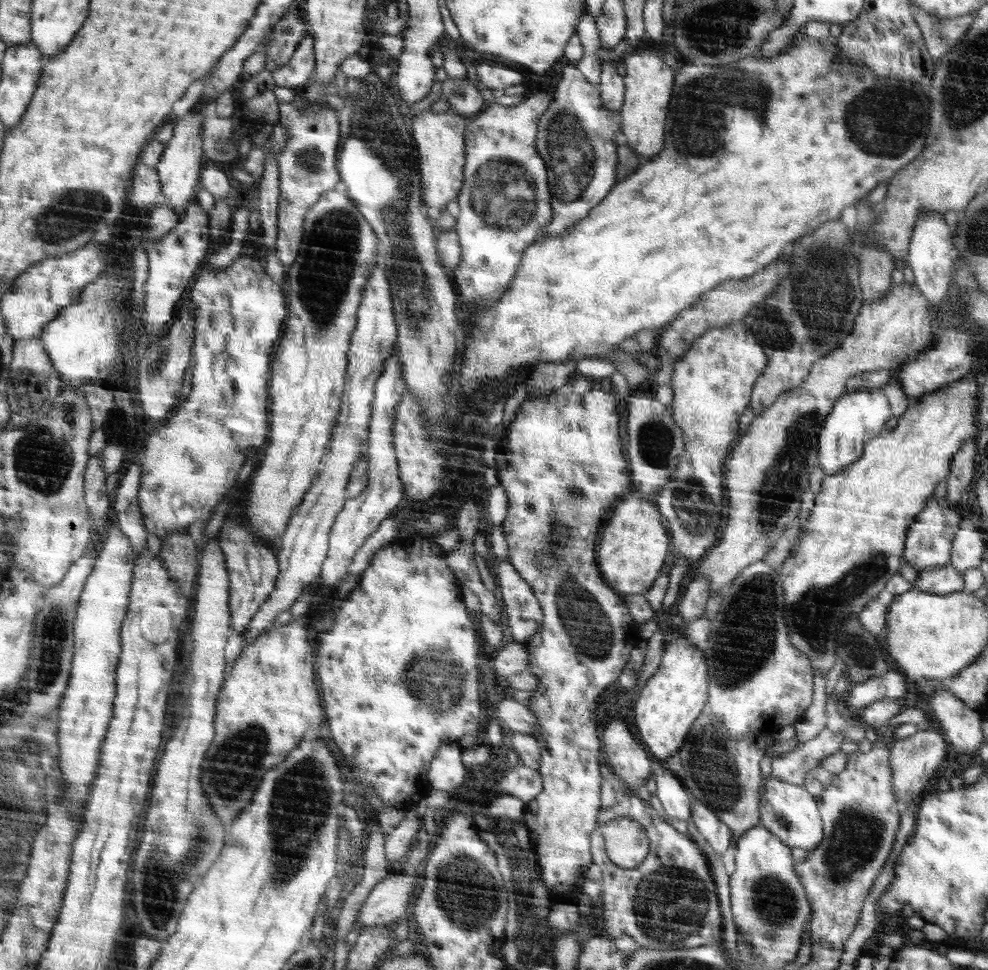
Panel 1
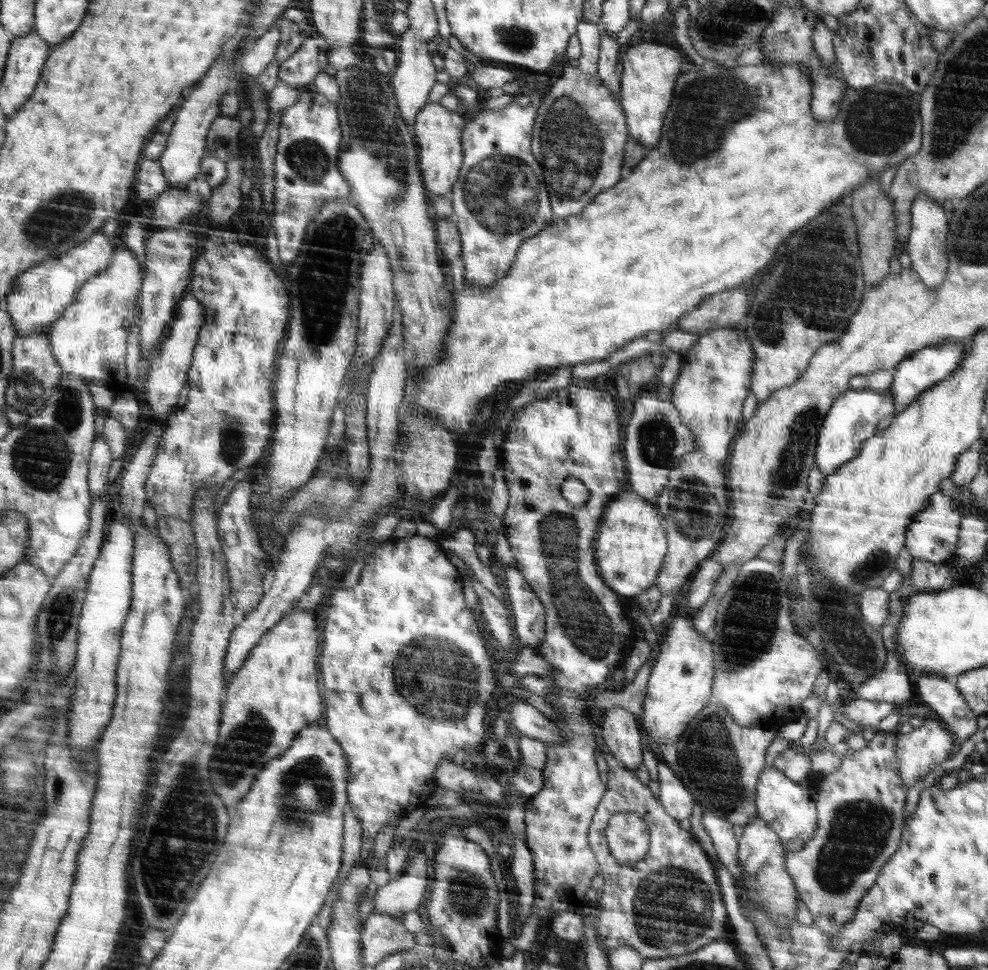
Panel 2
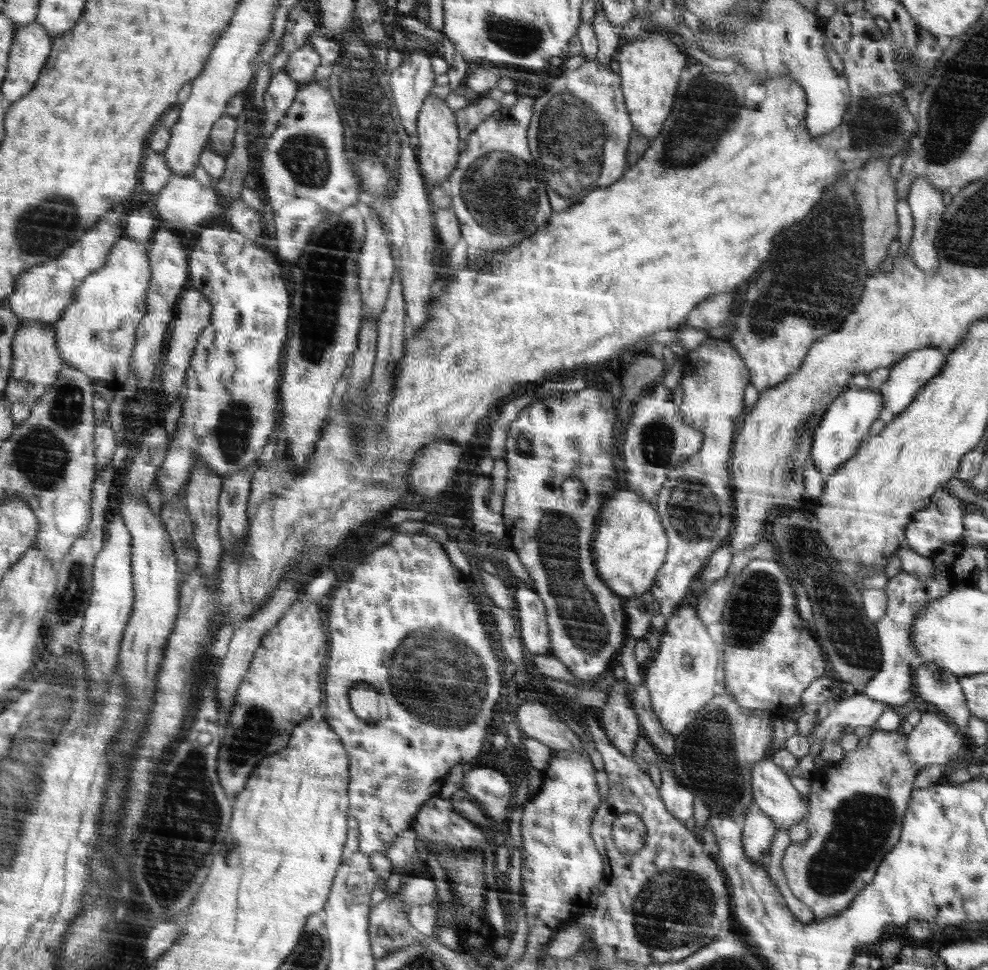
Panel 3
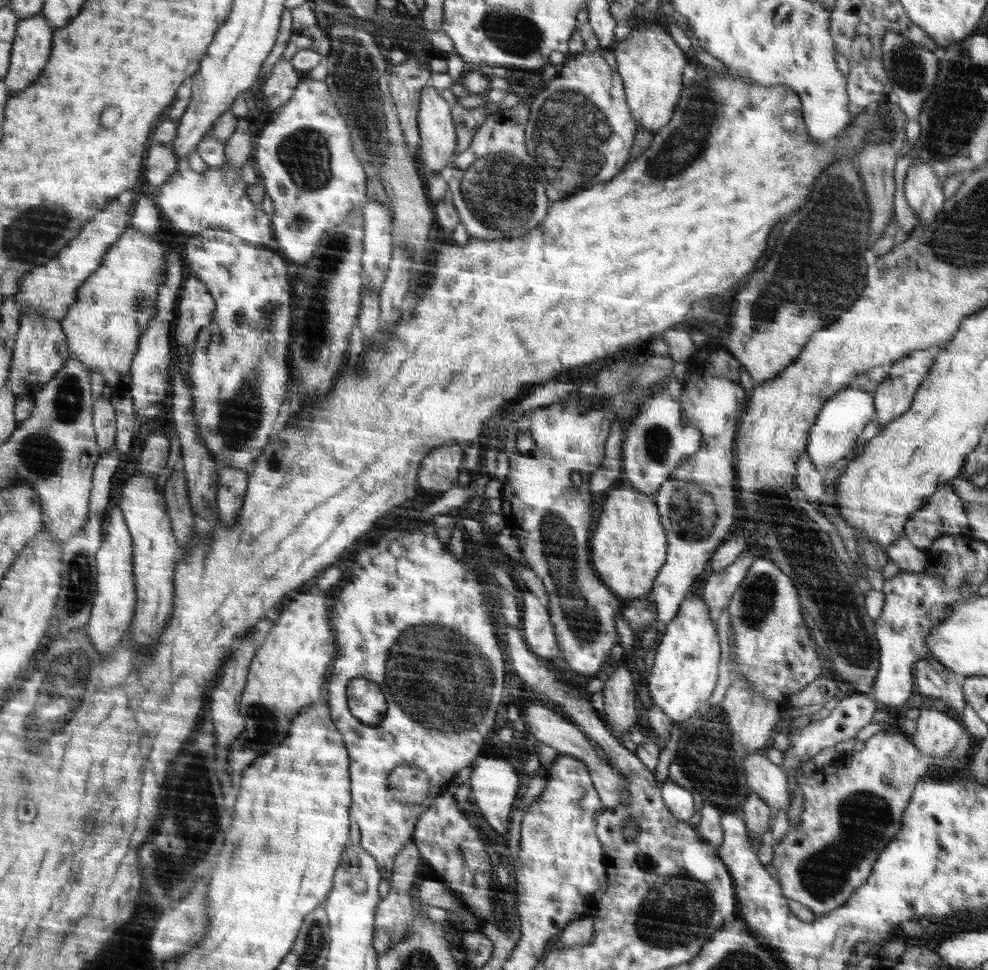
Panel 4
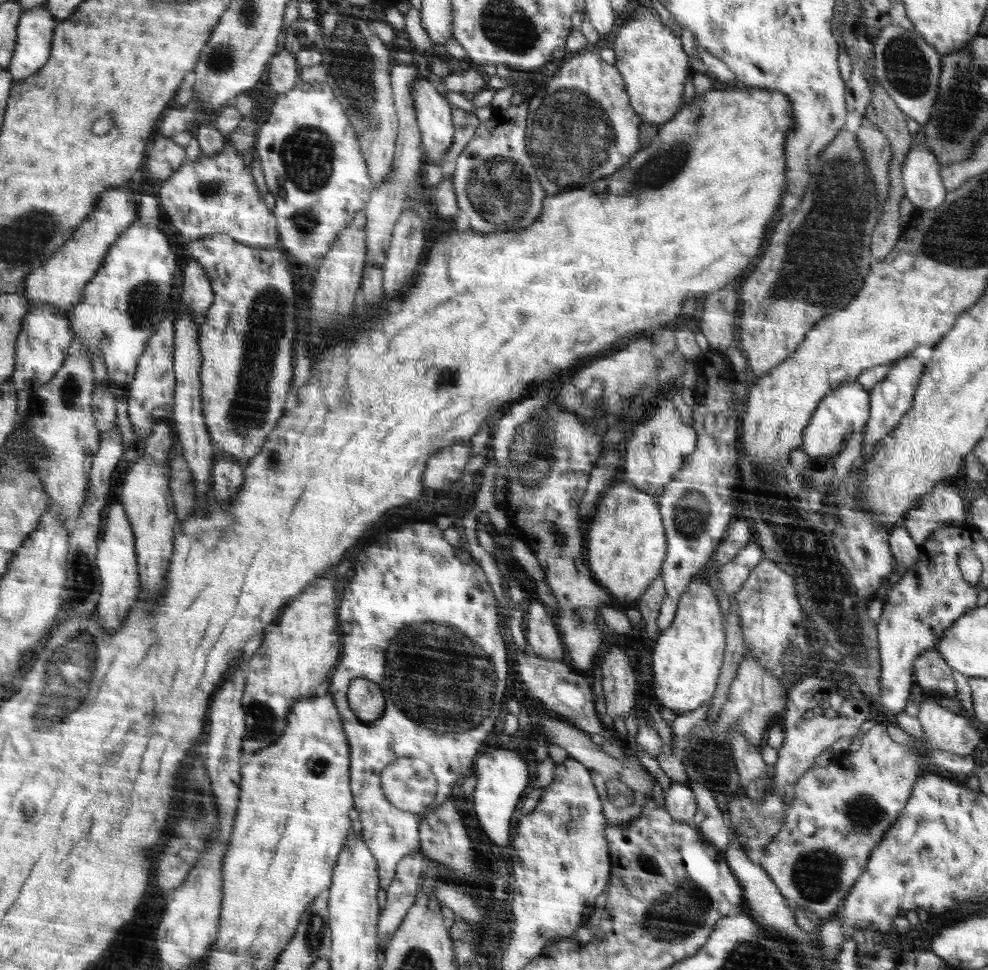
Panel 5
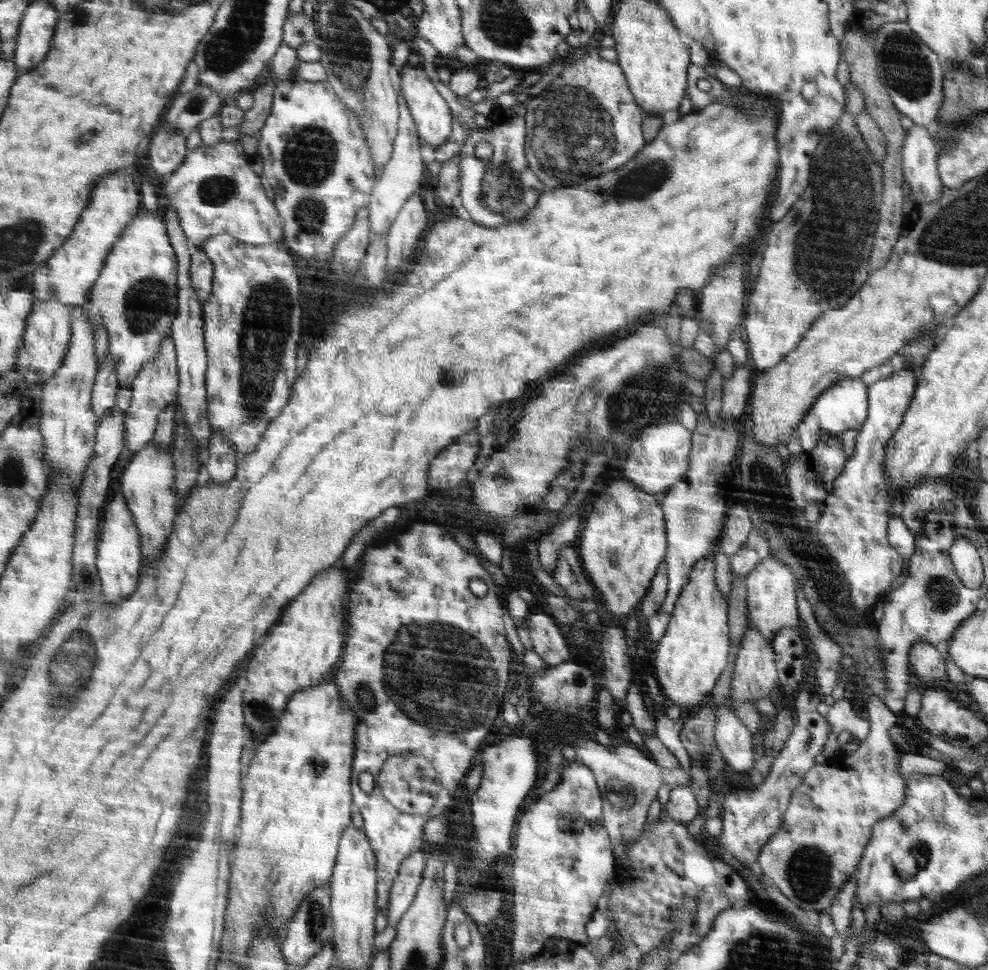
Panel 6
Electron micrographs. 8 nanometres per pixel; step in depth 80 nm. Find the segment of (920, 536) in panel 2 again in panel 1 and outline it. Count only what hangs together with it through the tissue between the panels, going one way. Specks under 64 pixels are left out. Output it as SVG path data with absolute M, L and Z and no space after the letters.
M934 496L930 504L922 510L909 530L905 550L906 562L911 564L912 568L915 568L917 572L948 565L951 559L952 541L954 540L956 531L959 529L961 521L962 518L950 506L945 497Z

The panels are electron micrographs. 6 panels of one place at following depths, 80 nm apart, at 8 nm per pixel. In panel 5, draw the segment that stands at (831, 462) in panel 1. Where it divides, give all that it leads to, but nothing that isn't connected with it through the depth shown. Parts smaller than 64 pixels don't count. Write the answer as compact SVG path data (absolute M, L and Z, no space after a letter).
M856 379L839 386L826 397L812 416L805 432L801 449L810 457L836 456L843 447L843 440L850 434L862 432L871 417L870 391L866 390Z

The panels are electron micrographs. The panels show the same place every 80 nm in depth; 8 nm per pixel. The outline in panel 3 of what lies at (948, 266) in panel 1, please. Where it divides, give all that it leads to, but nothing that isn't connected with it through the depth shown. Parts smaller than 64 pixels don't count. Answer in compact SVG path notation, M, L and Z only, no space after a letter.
M918 178L906 200L914 219L913 237L909 244L914 263L926 274L934 274L938 268L938 252L934 242L938 238L938 228L942 226L945 214L943 196L934 190L926 178Z

